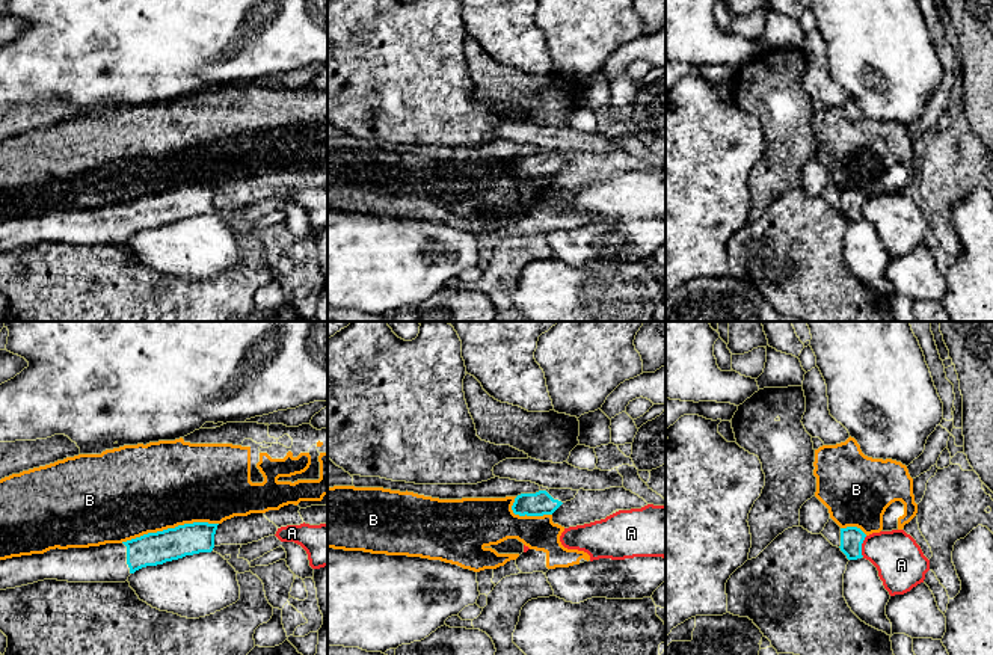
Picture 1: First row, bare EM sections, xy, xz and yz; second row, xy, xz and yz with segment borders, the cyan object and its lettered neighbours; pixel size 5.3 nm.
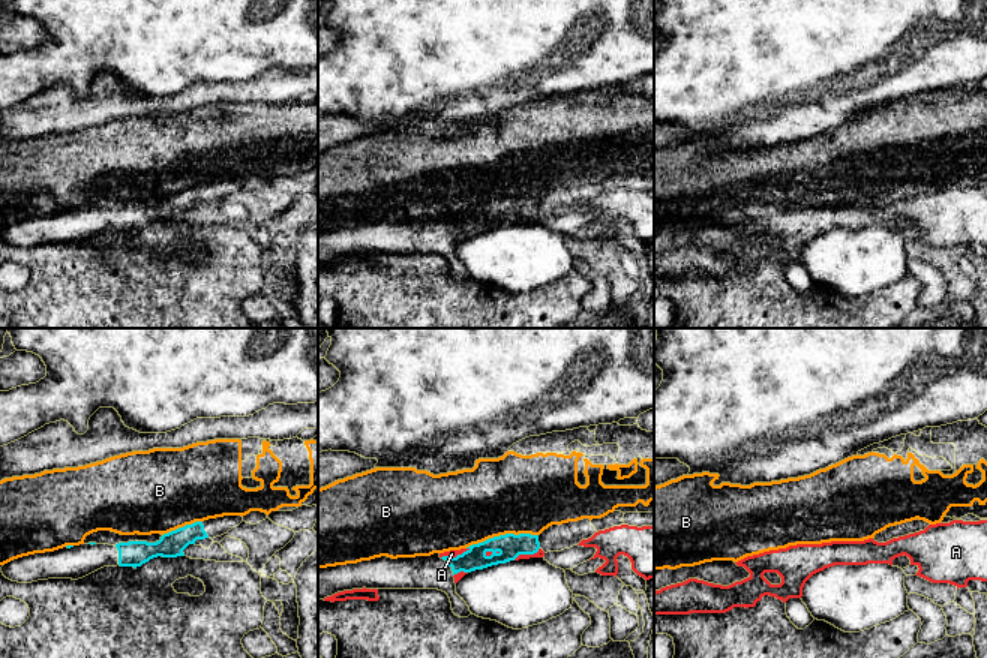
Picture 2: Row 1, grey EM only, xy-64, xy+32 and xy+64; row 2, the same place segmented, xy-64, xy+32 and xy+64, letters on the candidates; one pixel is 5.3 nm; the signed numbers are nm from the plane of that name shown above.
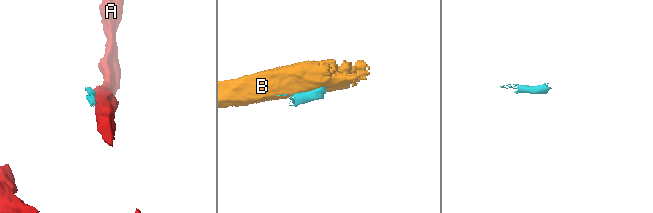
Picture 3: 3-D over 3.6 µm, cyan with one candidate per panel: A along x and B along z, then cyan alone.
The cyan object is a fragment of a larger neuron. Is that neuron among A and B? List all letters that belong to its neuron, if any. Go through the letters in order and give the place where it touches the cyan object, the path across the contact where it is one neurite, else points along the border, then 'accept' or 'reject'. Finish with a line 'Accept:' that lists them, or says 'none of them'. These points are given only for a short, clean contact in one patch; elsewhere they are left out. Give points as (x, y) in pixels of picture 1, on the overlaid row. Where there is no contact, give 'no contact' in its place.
A: yz (860, 547) | reject
B: xy (169, 528) | reject
Accept: none of them

